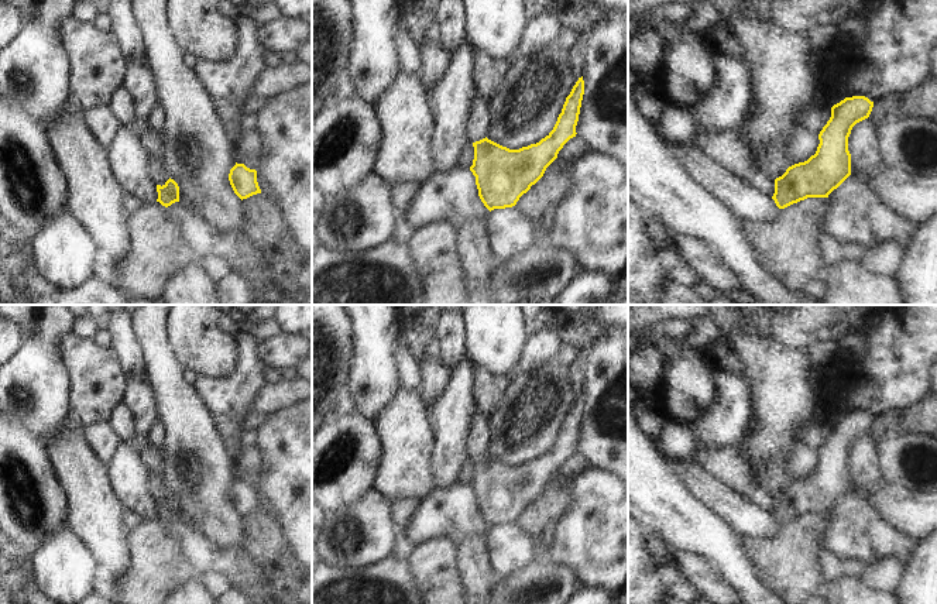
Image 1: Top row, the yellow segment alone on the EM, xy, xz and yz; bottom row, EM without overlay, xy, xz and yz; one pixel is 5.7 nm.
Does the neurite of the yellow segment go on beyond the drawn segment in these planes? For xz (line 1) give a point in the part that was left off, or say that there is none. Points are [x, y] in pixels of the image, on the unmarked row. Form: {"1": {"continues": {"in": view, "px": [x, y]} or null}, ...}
{"1": {"continues": null}}

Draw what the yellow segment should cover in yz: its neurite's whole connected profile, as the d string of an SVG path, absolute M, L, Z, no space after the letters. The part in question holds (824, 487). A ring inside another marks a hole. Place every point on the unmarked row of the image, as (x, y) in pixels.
M865 412L845 413L831 423L816 470L775 495L772 515L779 525L807 514L828 514L851 491L848 453L857 439L869 433L872 423L873 418Z

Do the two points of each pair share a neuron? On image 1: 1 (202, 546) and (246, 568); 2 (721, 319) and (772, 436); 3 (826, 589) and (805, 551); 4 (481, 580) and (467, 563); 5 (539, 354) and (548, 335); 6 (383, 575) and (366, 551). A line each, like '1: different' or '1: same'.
1: same
2: same
3: different
4: same
5: same
6: different

